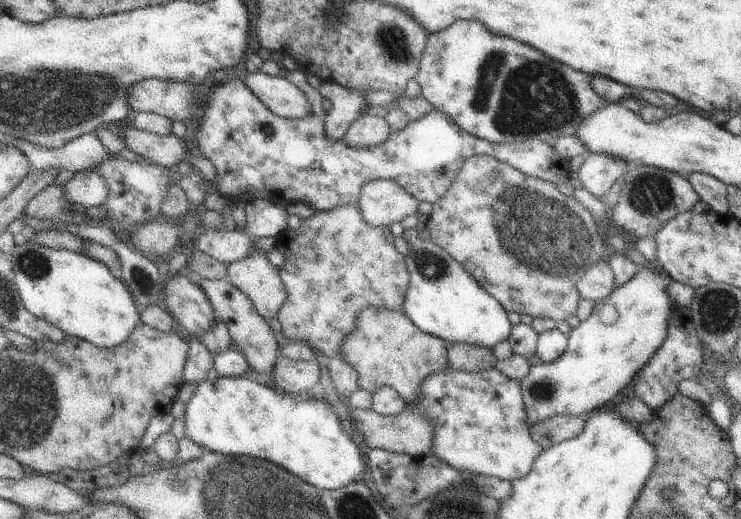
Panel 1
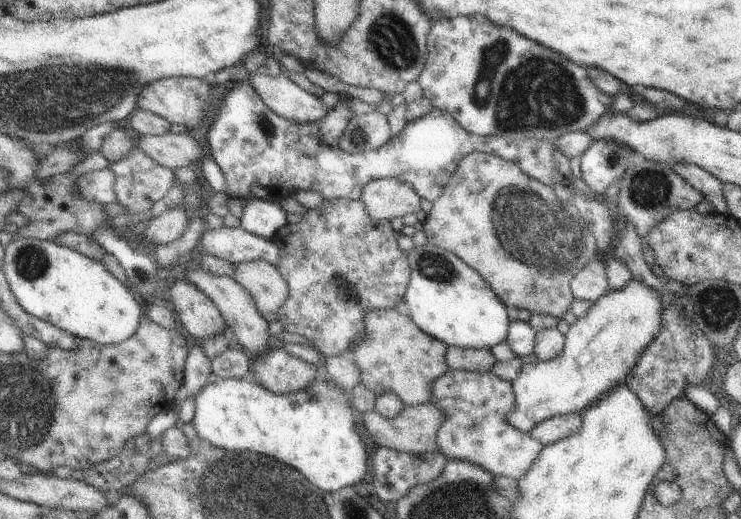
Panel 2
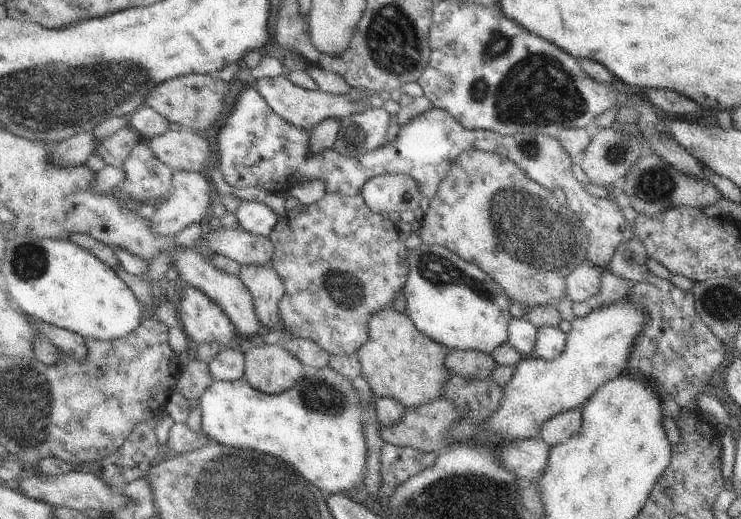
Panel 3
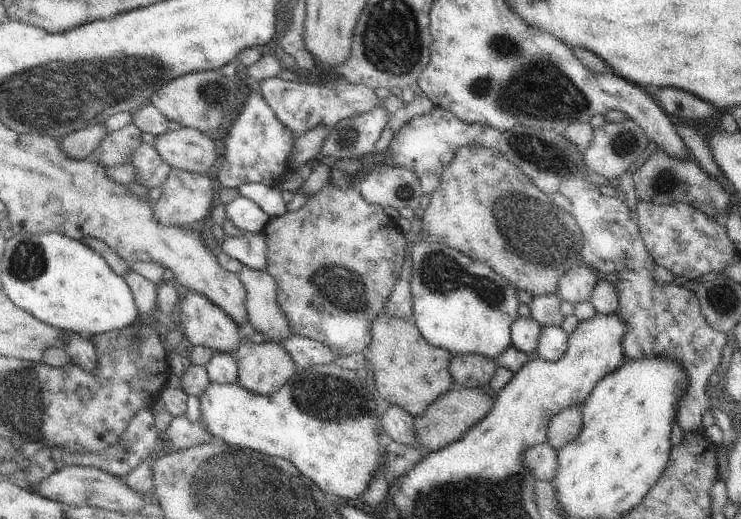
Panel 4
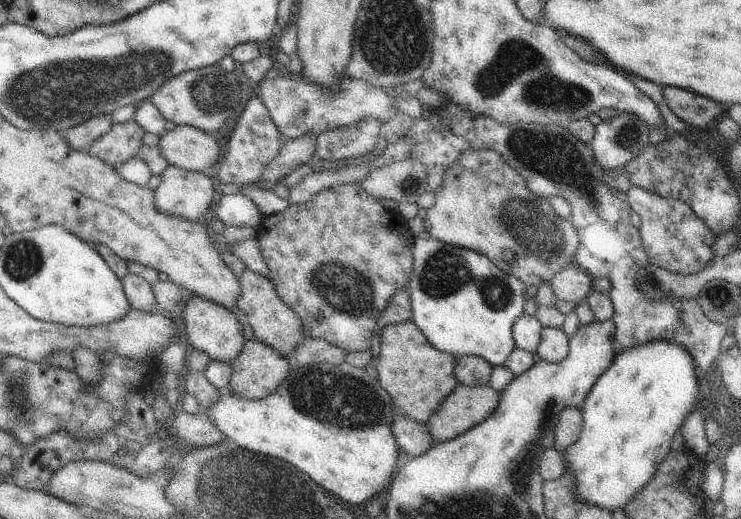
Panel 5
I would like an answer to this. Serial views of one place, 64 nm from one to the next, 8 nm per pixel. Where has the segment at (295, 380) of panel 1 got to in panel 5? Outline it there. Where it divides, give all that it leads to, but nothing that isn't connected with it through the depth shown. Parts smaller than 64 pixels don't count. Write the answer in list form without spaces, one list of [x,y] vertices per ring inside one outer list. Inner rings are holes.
[[[252,340],[245,343],[241,356],[231,366],[233,372],[226,389],[247,400],[264,399],[276,393],[294,367],[291,359],[282,357],[274,348]]]

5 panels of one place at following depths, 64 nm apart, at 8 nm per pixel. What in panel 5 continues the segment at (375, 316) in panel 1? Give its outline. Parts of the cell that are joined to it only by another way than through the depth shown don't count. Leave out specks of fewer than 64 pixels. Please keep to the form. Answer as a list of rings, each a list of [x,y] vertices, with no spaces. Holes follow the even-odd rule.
[[[411,320],[386,326],[382,330],[382,334],[375,337],[374,343],[377,351],[374,365],[379,372],[377,380],[389,393],[398,413],[418,423],[428,423],[431,415],[438,411],[442,402],[459,385],[454,375],[458,358],[431,346],[426,336]]]

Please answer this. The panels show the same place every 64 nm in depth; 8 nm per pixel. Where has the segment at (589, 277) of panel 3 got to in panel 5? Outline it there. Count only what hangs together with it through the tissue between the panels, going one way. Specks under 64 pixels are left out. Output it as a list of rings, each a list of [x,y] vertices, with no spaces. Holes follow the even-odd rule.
[[[577,265],[565,267],[551,280],[557,300],[580,303],[592,291],[592,280]]]

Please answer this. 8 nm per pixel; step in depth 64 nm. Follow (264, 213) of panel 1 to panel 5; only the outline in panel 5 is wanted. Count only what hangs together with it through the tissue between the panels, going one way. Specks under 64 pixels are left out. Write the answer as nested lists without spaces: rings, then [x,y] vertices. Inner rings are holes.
[[[242,193],[217,199],[216,206],[221,227],[250,225],[258,229],[265,218],[255,203]]]

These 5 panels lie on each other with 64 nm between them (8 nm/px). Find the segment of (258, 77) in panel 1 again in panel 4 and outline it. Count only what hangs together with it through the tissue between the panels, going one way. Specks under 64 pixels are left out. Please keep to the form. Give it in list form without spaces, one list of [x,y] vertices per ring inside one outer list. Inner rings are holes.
[[[340,76],[335,87],[321,85],[316,83],[316,80],[311,84],[269,77],[260,81],[260,92],[263,100],[272,108],[276,119],[287,127],[287,130],[295,133],[296,137],[302,137],[319,125],[333,128],[341,121],[357,118],[378,107],[384,108],[383,94],[374,92],[364,83],[348,83]]]

